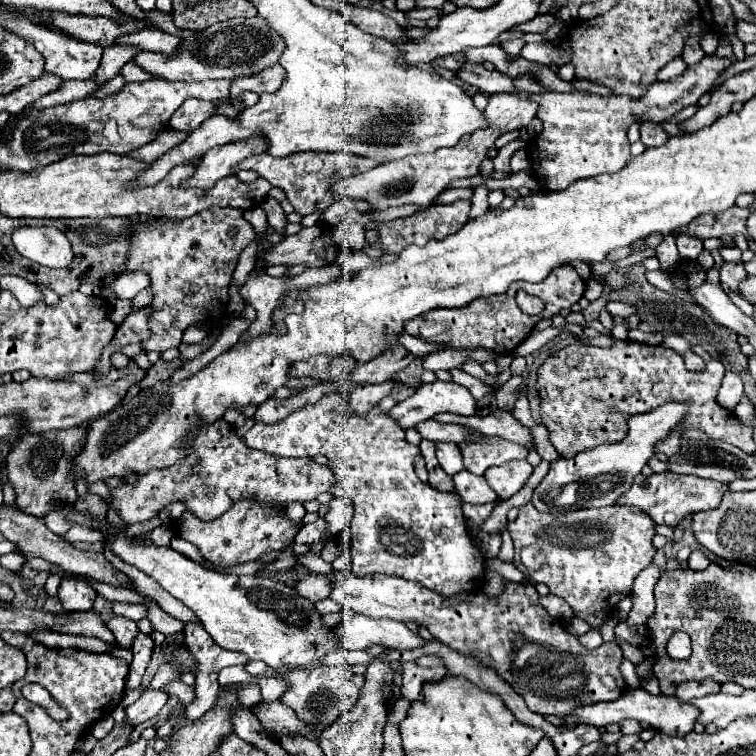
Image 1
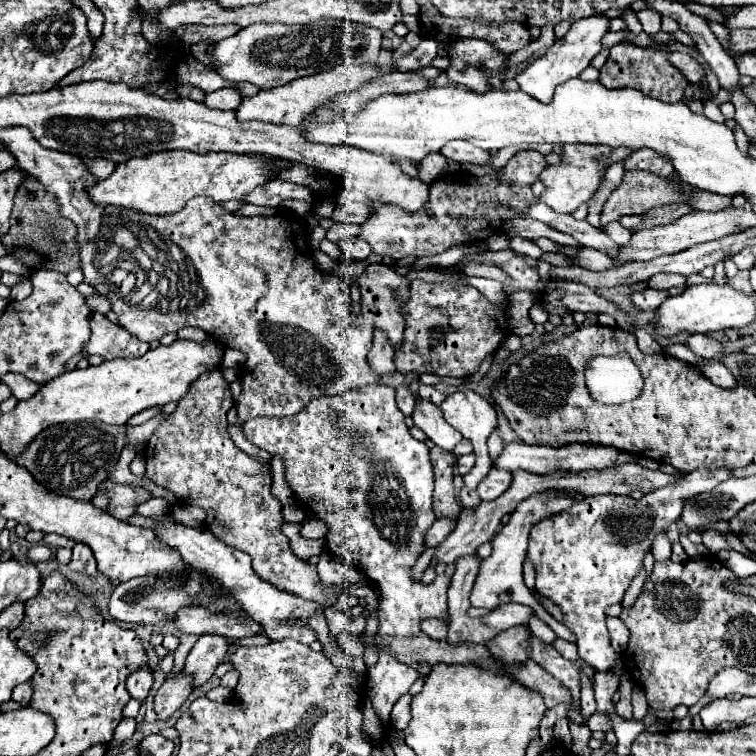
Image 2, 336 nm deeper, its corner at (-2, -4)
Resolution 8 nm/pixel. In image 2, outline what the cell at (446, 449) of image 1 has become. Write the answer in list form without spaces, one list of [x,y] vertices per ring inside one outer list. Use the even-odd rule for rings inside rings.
[[[426,399],[416,403],[412,419],[414,419],[414,425],[422,429],[434,445],[446,451],[452,451],[462,441],[462,435],[456,429],[452,429],[452,425],[448,425],[440,415],[440,407]]]

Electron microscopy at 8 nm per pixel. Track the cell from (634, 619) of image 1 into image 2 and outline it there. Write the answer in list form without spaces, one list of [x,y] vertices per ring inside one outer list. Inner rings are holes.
[[[658,535],[656,537],[656,543],[652,545],[654,561],[668,561],[670,559],[670,553],[672,553],[672,543],[668,541],[666,535]]]

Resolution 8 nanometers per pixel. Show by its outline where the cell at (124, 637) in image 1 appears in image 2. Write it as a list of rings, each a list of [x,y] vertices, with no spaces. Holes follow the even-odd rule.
[[[148,665],[132,671],[128,675],[128,679],[126,679],[126,687],[128,687],[130,695],[136,697],[136,699],[140,699],[140,701],[146,699],[152,683],[154,683],[154,675],[152,675],[152,669]]]

